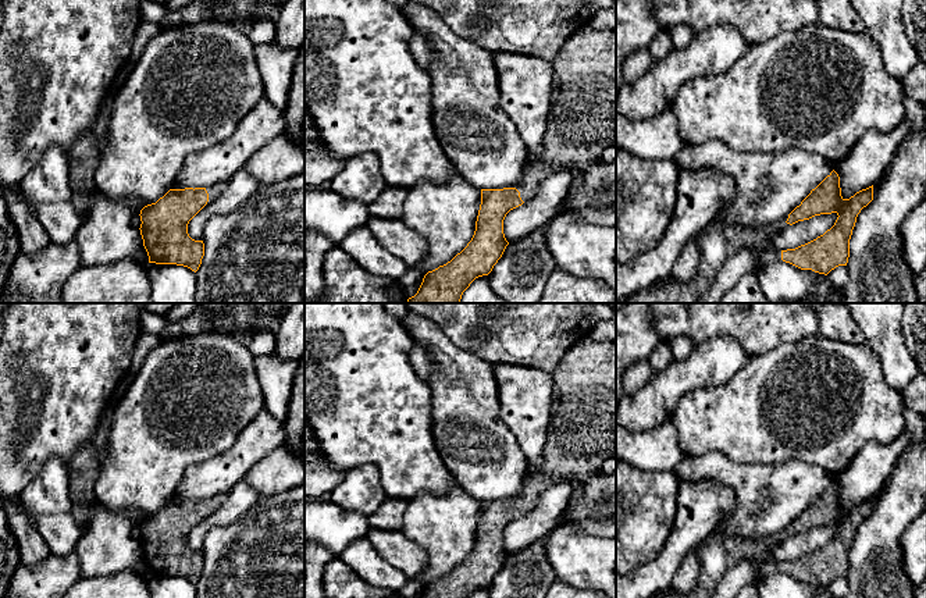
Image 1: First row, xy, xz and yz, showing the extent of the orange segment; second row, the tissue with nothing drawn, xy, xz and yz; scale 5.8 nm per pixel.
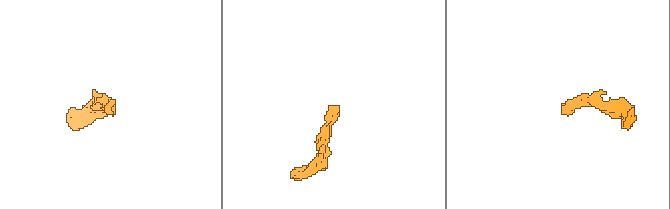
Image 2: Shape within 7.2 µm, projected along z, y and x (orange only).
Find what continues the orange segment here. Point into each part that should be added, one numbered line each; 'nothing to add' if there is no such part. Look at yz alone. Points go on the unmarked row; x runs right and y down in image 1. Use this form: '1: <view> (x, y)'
1: yz (769, 568)

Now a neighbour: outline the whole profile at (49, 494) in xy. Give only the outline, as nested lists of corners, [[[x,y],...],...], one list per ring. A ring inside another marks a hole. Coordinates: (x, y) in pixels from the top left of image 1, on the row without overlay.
[[[60,459],[47,460],[18,501],[29,516],[71,513],[68,466]]]

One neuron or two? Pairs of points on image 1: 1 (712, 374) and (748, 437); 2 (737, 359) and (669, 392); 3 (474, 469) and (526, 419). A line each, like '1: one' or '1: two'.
1: two
2: one
3: two

